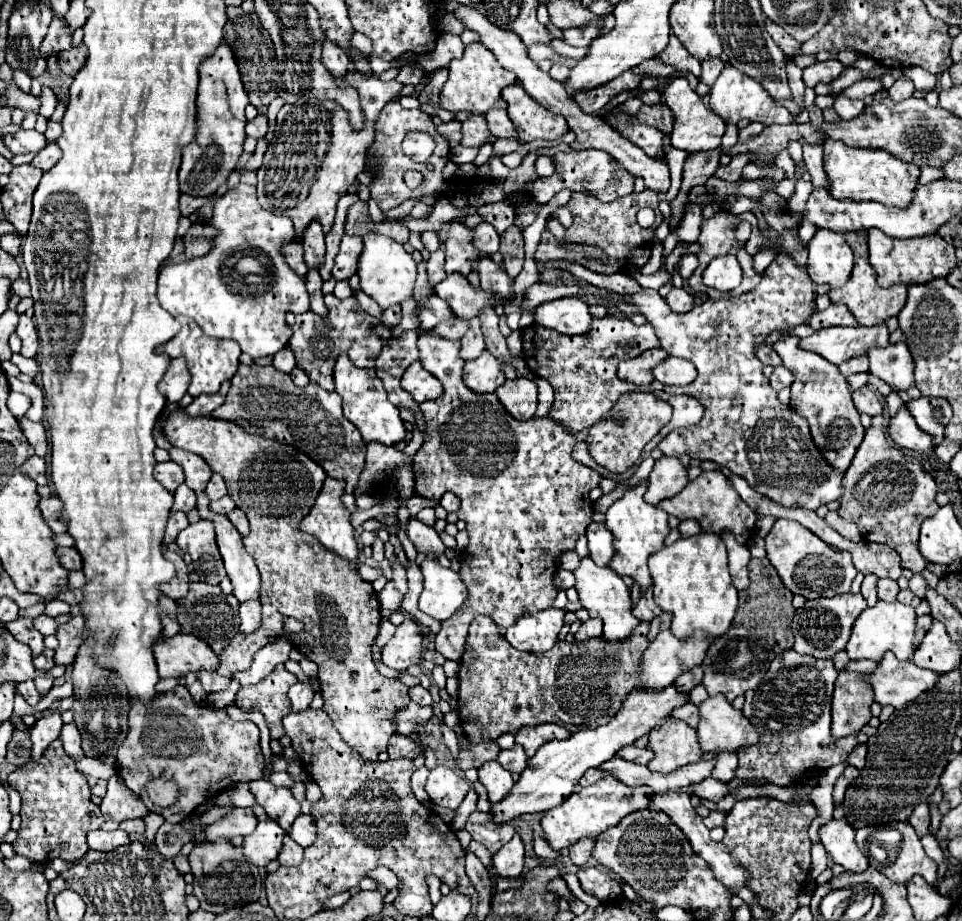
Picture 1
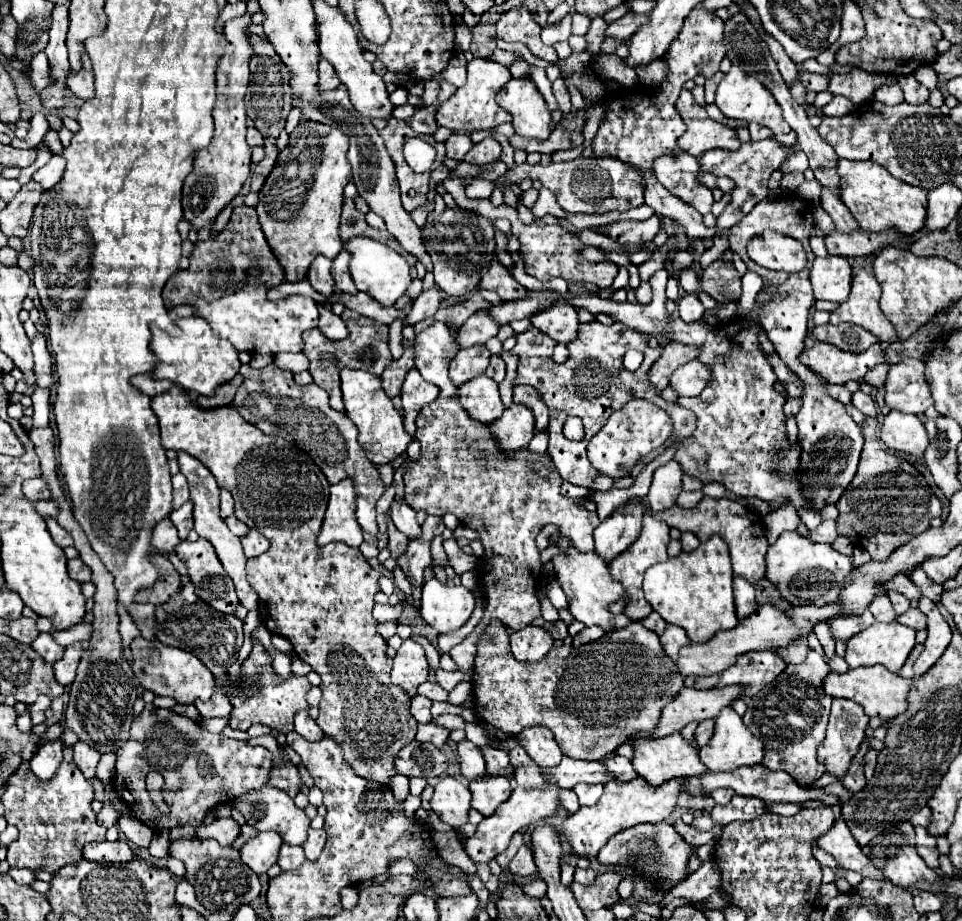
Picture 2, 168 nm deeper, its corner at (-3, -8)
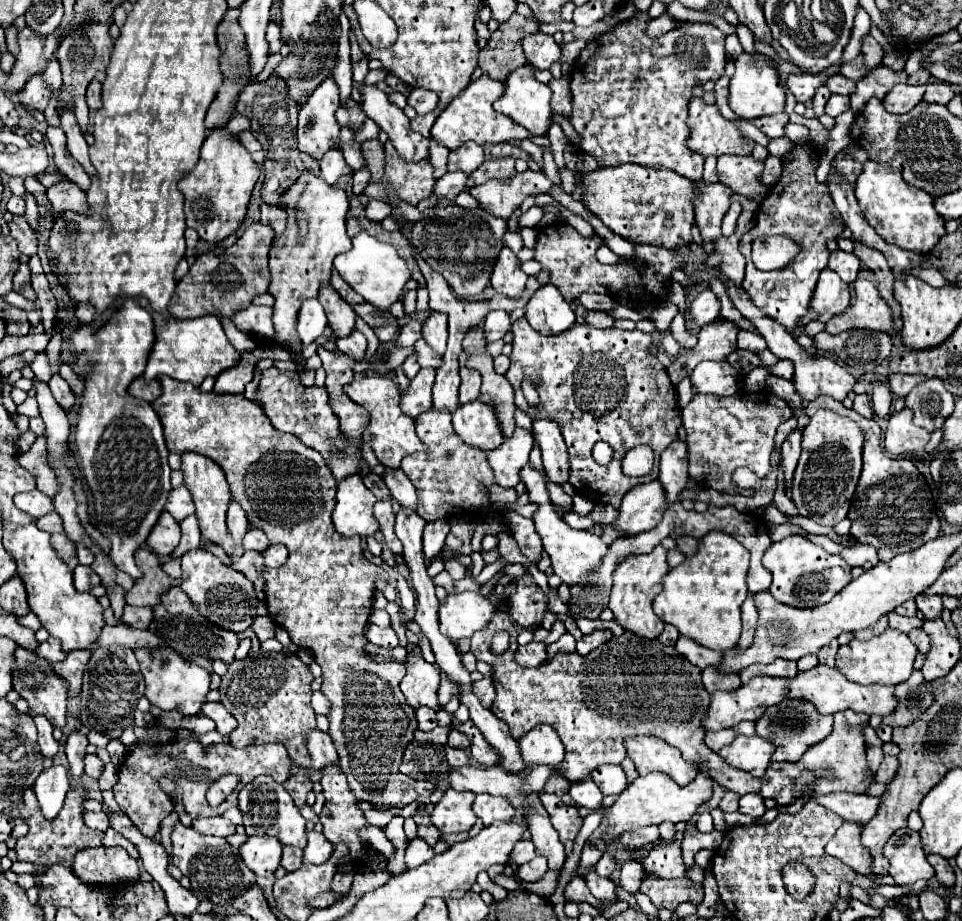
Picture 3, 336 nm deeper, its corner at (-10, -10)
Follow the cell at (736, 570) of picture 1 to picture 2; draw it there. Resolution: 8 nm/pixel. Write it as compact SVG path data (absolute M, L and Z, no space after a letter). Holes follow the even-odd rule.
M735 575L733 577L733 589L735 589L735 607L737 607L737 617L743 619L747 615L751 615L755 609L757 609L757 603L755 603L755 589L753 585Z

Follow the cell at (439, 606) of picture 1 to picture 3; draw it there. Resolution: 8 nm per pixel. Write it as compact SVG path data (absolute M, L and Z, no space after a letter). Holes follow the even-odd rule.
M464 591L456 595L448 595L444 603L440 603L440 631L452 641L458 643L464 637L472 637L476 631L486 627L494 615L496 607L490 599L480 593Z

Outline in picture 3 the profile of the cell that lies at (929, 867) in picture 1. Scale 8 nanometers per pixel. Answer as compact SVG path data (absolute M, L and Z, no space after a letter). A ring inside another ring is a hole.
M898 829L884 847L884 857L890 861L888 873L896 885L912 885L918 879L932 879L932 865L920 847L920 837L912 829Z

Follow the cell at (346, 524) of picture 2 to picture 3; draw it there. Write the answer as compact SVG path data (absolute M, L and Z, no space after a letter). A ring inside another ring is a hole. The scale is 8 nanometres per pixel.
M348 475L344 481L338 483L336 493L336 509L332 513L332 521L336 531L342 537L368 537L378 531L378 521L374 519L372 507L376 497L372 491L362 483L362 475Z

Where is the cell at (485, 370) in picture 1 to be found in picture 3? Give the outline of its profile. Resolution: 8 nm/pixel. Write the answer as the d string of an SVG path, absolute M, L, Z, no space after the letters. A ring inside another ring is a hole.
M478 399L468 405L460 405L452 415L452 423L460 439L474 449L492 451L500 445L500 441L504 441L492 407Z

